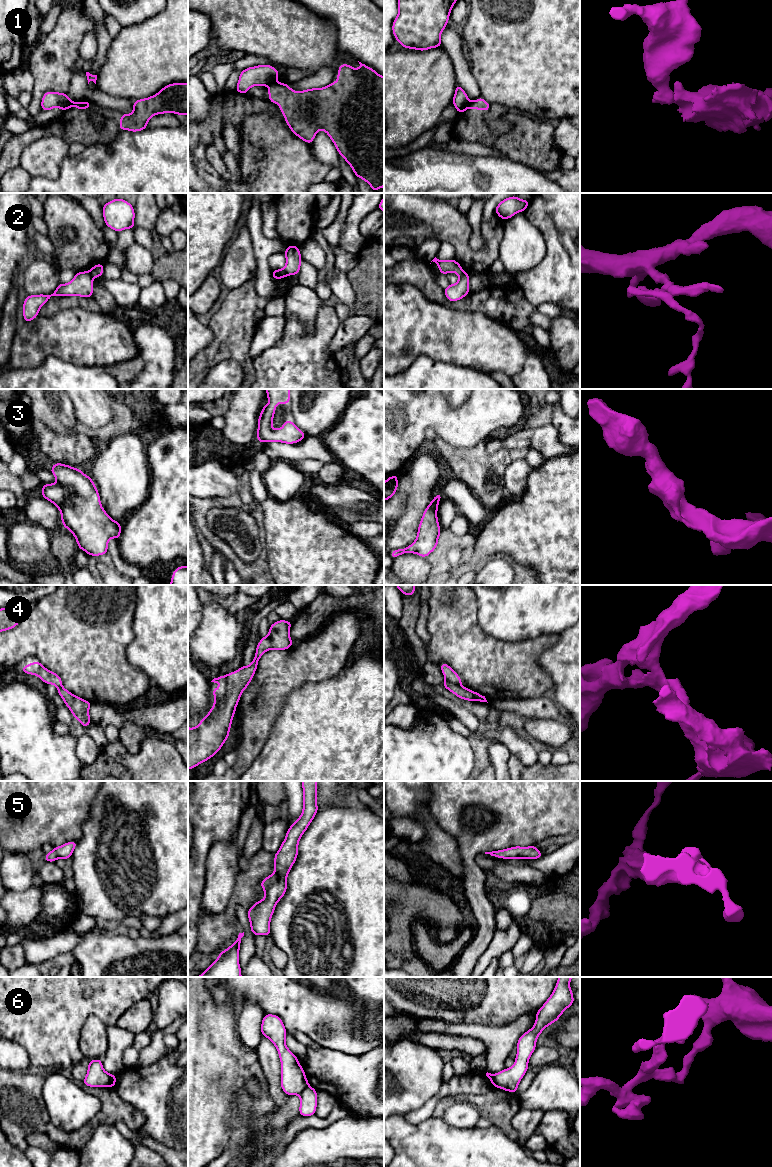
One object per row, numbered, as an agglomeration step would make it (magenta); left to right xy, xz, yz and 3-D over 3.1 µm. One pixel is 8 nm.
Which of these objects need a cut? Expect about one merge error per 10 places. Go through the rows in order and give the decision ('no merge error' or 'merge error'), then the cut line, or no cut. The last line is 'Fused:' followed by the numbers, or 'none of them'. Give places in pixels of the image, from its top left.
1: merge error | xz (275, 82), (269, 86)
2: merge error | xz (282, 269), (287, 275)
3: no merge error | no cut
4: merge error | yz (446, 679), (459, 685)
5: no merge error | no cut
6: merge error | xy (110, 1074), (111, 1086)
Fused: 1, 2, 4, 6

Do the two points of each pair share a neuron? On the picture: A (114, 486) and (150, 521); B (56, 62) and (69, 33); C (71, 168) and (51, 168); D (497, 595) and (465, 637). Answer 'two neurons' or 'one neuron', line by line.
A: two neurons
B: one neuron
C: two neurons
D: two neurons

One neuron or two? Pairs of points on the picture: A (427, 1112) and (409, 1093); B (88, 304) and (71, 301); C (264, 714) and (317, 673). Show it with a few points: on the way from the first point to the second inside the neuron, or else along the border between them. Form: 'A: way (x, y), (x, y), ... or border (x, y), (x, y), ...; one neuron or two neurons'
A: border (439, 1090), (419, 1107), (410, 1110), (404, 1115); two neurons
B: way (84, 303), (75, 301); one neuron
C: way (272, 699), (298, 673), (302, 673); one neuron

